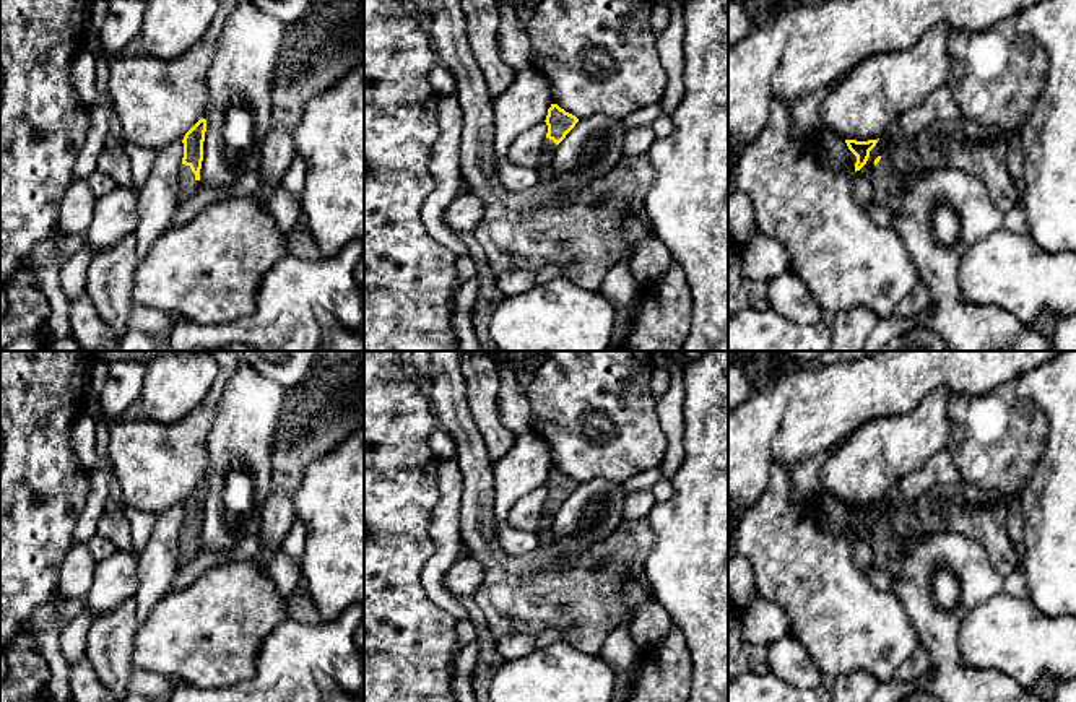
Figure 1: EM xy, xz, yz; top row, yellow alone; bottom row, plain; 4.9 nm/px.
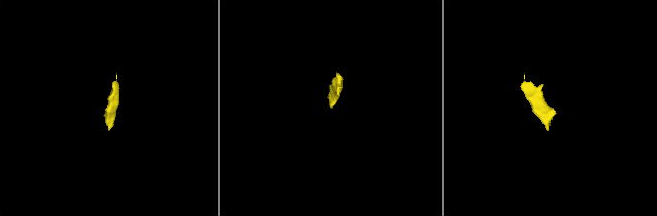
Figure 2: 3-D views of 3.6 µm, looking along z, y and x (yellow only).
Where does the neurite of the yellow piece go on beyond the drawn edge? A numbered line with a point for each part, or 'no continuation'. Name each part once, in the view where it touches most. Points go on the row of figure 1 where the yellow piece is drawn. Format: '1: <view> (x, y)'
1: xy (187, 186)

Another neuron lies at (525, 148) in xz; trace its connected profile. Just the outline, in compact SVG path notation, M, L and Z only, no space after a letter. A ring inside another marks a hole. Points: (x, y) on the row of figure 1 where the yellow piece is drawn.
M545 120L523 130L512 141L507 158L514 164L535 169L540 159L541 145L543 145L543 140L546 138L546 133L548 133L548 125Z

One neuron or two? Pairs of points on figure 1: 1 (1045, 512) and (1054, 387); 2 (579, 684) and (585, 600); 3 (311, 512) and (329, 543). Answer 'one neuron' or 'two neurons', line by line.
1: one neuron
2: two neurons
3: one neuron

